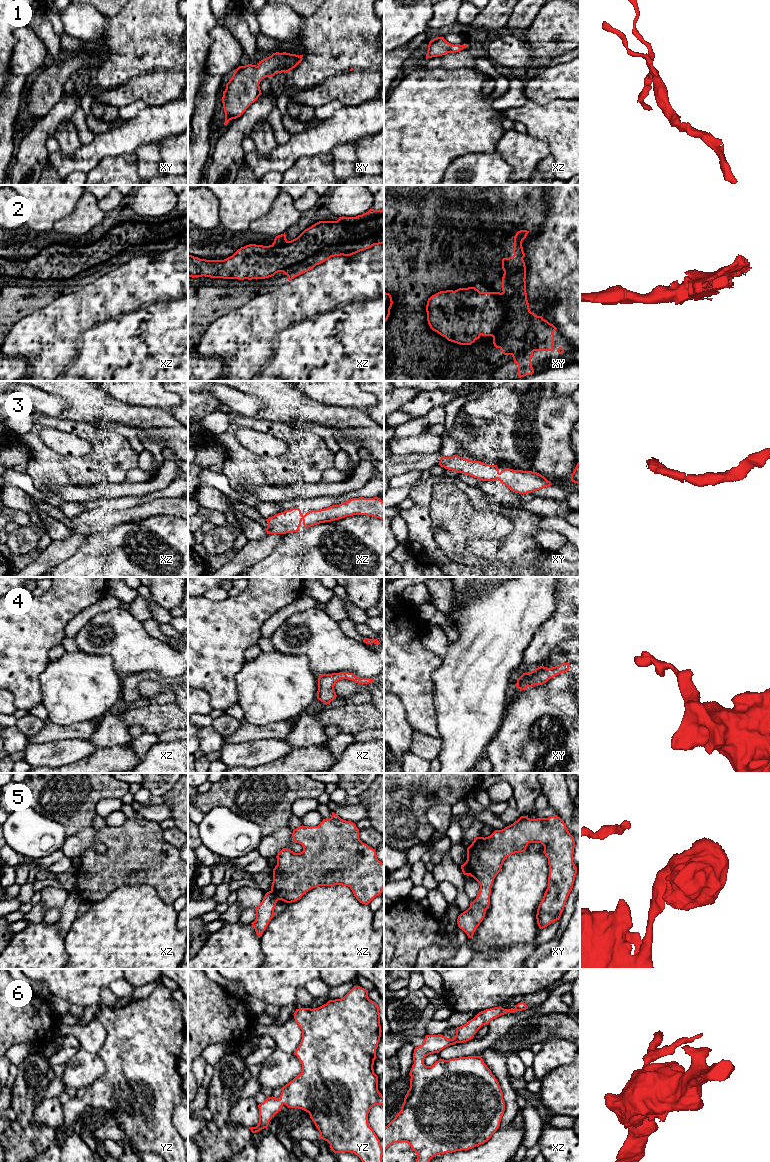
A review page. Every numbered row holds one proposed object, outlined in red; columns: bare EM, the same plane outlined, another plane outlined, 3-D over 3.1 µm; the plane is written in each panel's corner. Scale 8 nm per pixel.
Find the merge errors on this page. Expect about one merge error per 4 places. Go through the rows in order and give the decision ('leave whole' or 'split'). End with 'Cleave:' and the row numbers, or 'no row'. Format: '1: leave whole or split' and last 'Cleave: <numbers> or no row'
1: leave whole
2: leave whole
3: leave whole
4: leave whole
5: split
6: leave whole
Cleave: 5

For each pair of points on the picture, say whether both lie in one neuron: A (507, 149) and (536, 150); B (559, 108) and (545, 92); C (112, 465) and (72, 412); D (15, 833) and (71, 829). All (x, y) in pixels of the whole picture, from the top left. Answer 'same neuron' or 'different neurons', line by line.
A: same neuron
B: different neurons
C: different neurons
D: different neurons

